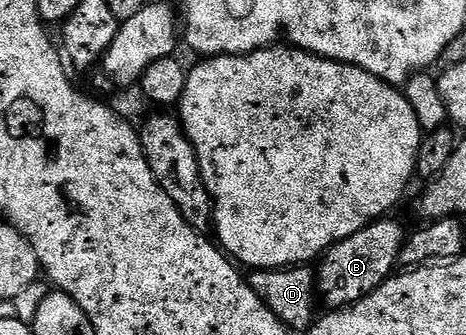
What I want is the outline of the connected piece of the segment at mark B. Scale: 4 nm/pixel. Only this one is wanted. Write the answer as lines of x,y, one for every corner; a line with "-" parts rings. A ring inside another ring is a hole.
378,219
321,254
315,269
317,295
326,310
346,309
349,305
359,303
394,276
396,269
393,268
398,268
401,260
401,246
405,244
407,229
399,222
389,220

